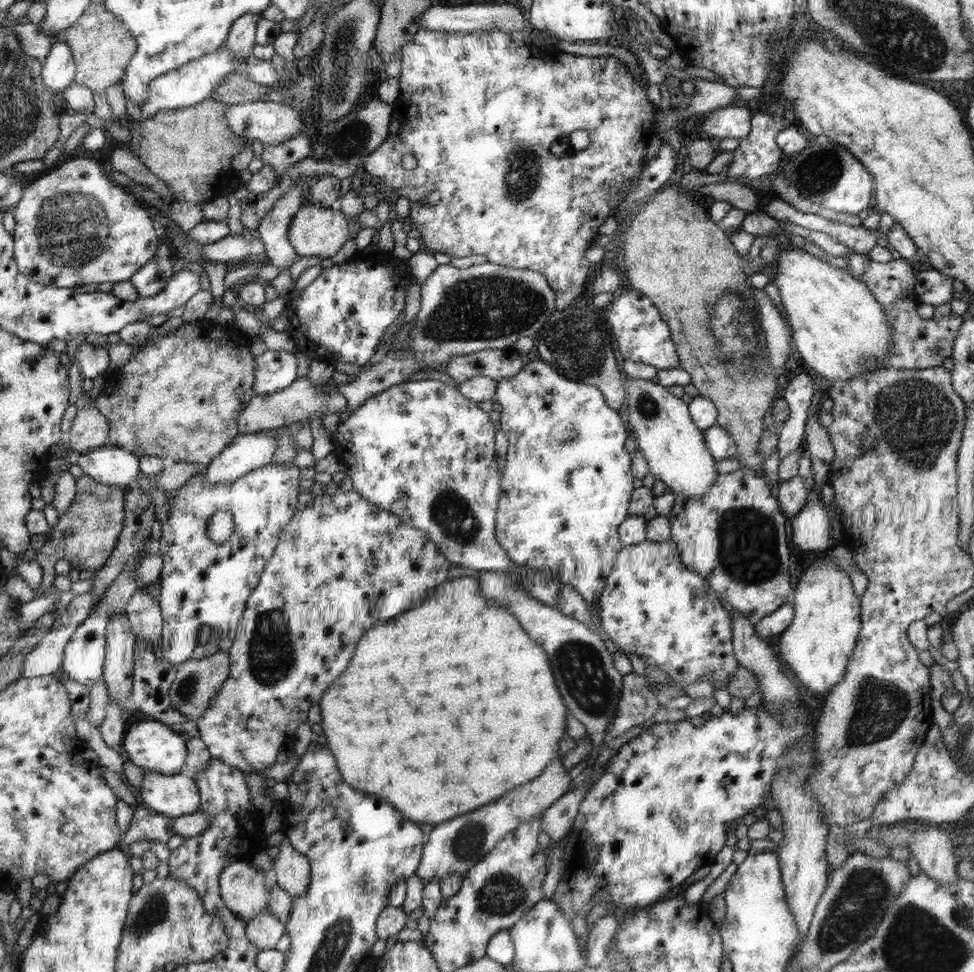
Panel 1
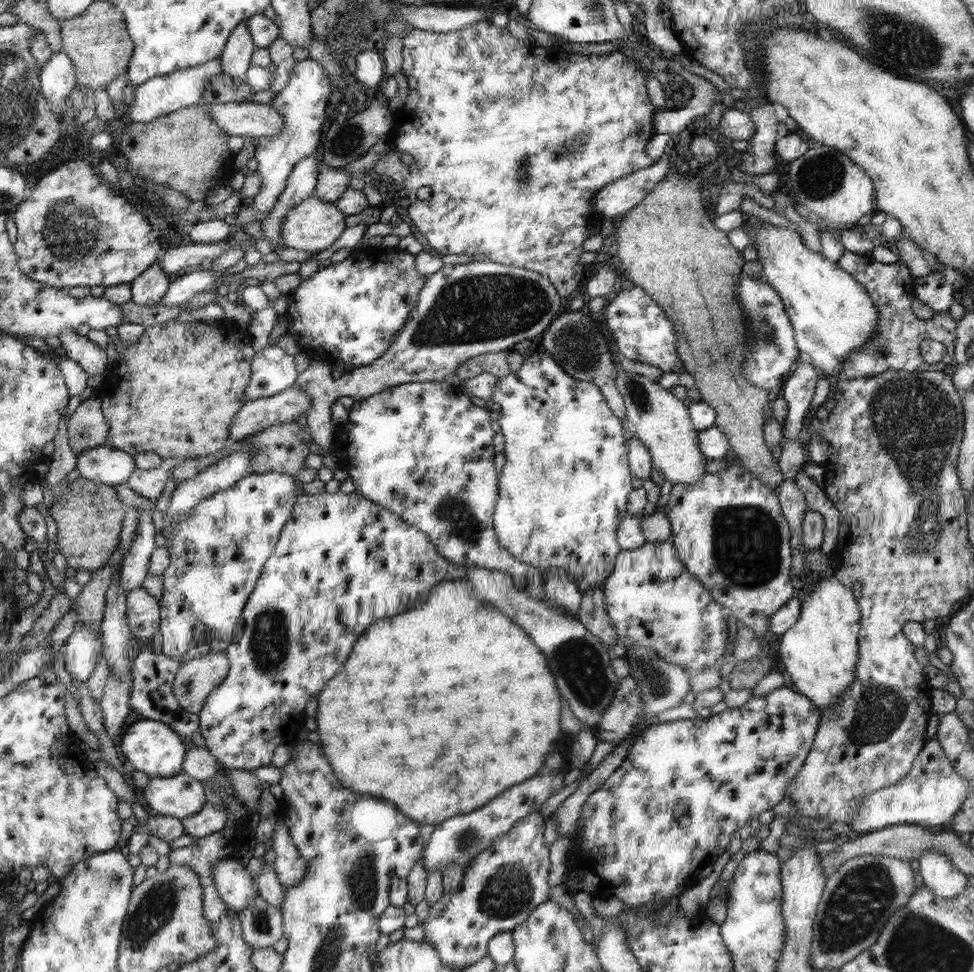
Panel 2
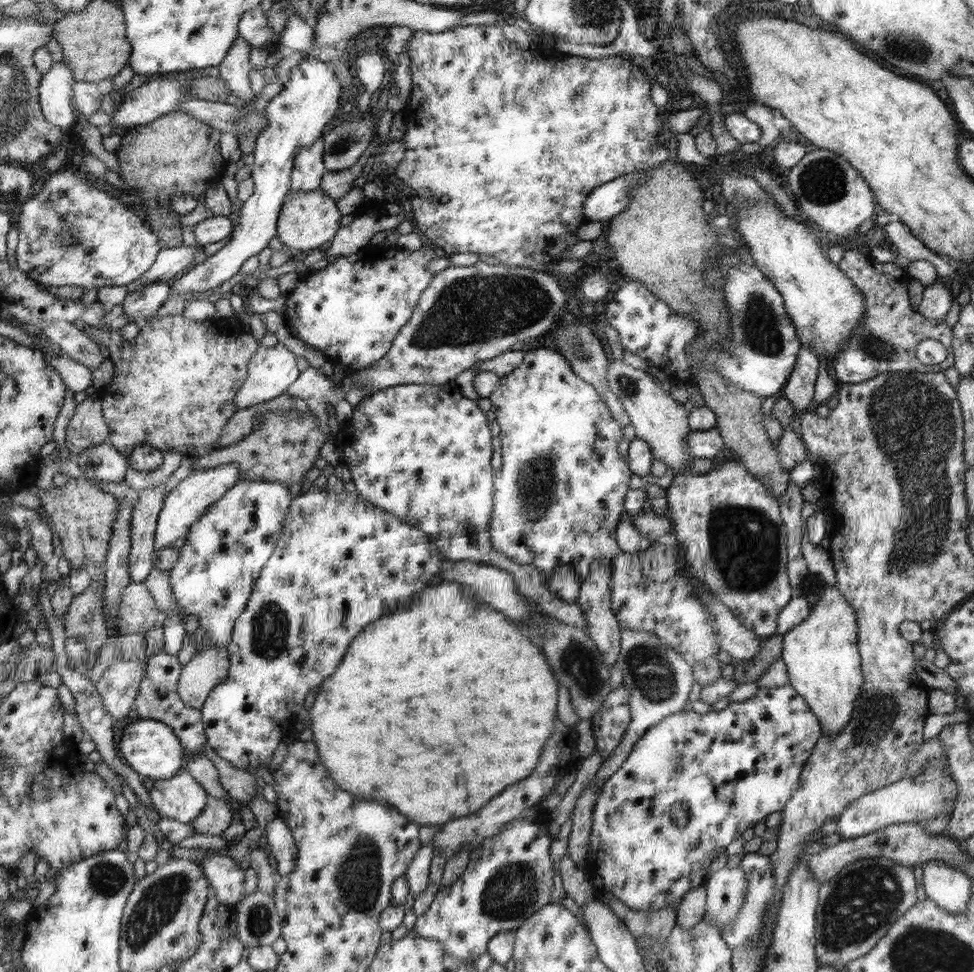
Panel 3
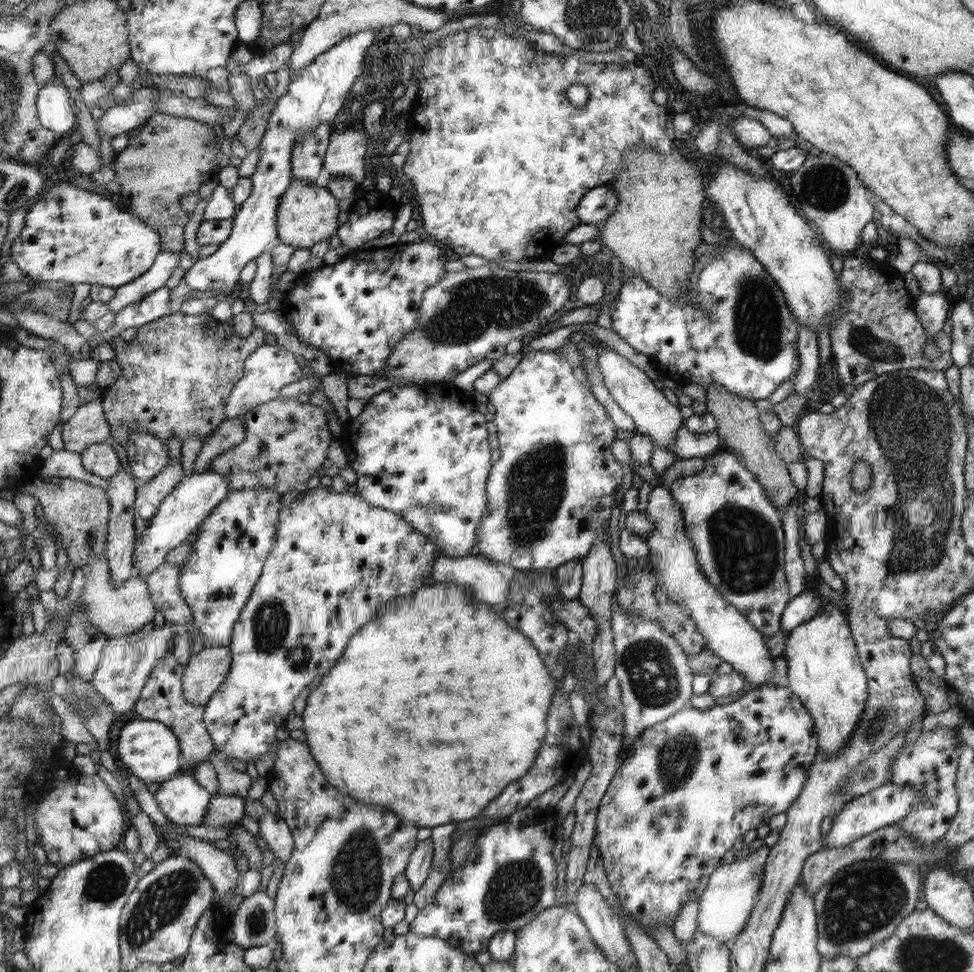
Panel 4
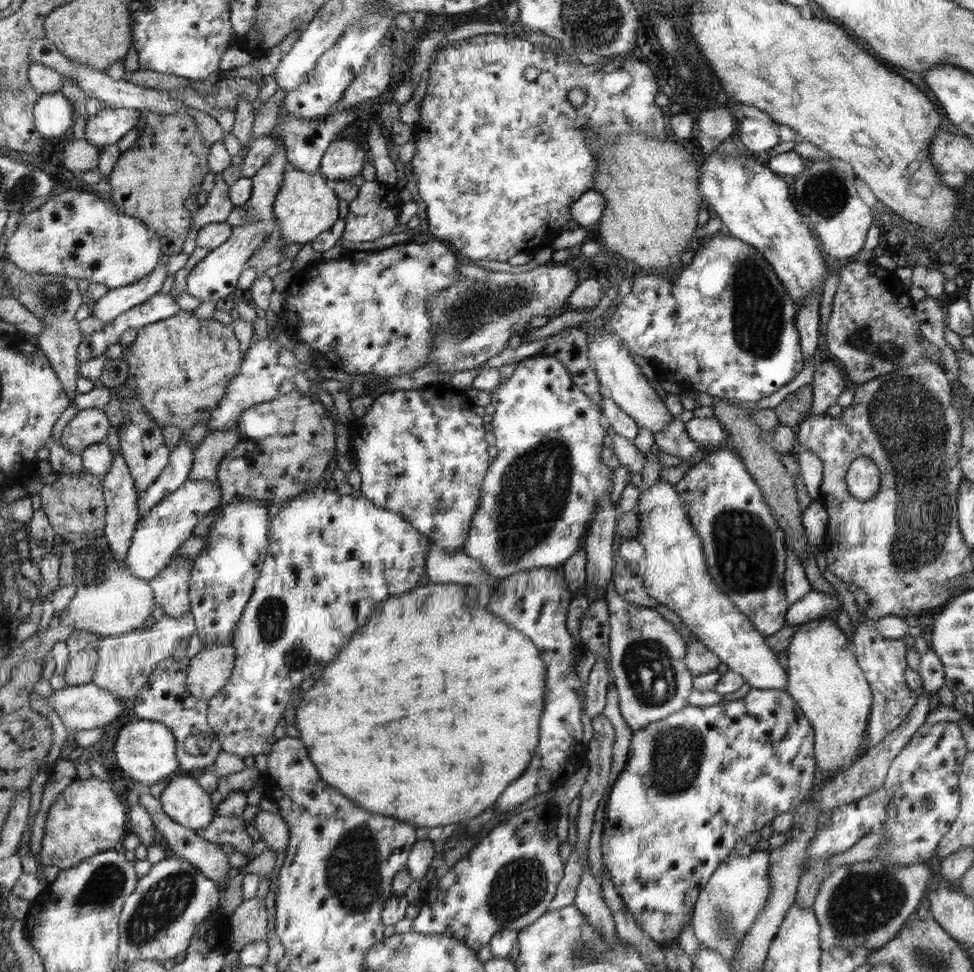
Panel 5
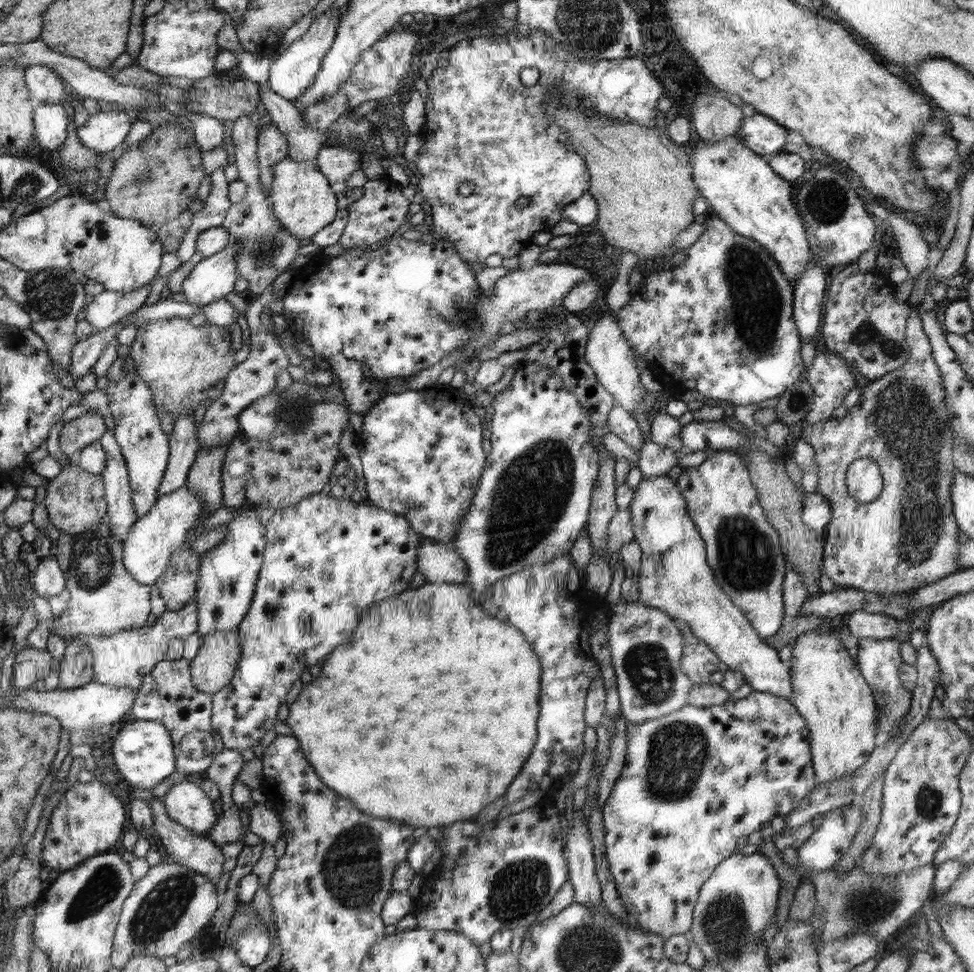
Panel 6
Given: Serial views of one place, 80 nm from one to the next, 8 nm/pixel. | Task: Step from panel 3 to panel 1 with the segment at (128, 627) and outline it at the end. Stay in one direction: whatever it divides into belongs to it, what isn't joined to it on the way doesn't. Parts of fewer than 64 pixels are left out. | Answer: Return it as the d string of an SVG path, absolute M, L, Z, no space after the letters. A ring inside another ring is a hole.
M146 589L135 592L124 612L127 619L131 621L136 636L150 640L152 648L155 648L161 639L160 634L163 634L162 614L158 604L146 594Z

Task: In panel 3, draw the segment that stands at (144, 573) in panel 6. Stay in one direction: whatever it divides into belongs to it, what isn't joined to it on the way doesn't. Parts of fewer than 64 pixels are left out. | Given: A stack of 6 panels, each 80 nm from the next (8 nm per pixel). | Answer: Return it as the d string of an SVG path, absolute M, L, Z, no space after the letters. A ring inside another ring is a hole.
M238 463L223 464L213 469L192 471L167 495L163 508L159 512L158 526L155 528L155 552L161 548L177 546L186 538L188 527L196 522L208 506L224 496L238 481L240 467Z

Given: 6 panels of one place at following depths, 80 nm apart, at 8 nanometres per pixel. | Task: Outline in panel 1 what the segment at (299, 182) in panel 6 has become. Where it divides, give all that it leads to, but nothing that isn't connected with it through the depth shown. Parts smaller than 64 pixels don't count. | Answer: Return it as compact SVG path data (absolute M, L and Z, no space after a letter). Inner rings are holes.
M305 202L288 229L288 238L297 254L332 258L350 238L350 226L344 215L336 207Z

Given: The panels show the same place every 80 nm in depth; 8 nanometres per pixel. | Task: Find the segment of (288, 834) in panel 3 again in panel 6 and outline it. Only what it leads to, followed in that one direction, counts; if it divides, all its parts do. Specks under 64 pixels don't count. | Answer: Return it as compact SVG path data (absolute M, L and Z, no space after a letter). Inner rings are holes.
M258 803L248 805L250 811L249 829L262 838L263 842L275 844L284 835L283 822L278 813L275 813L269 805Z

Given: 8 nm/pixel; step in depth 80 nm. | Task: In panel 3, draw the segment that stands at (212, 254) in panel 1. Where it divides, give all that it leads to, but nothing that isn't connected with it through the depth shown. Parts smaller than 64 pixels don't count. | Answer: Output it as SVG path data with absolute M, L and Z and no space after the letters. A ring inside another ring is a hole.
M183 244L172 248L164 247L163 251L159 251L158 258L147 271L147 274L125 286L127 292L131 294L138 287L145 287L148 283L168 282L170 278L178 278L196 264L194 253L195 250L192 247Z

